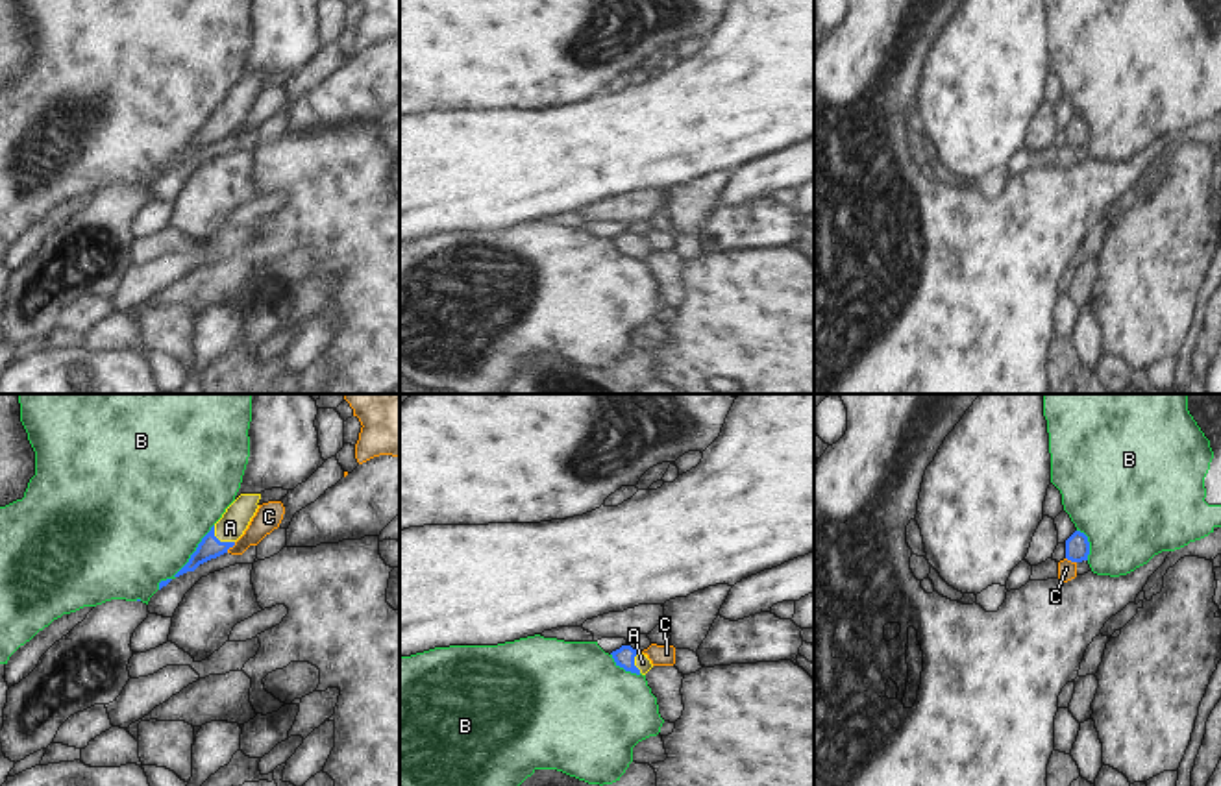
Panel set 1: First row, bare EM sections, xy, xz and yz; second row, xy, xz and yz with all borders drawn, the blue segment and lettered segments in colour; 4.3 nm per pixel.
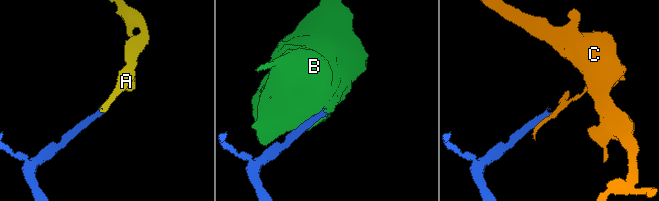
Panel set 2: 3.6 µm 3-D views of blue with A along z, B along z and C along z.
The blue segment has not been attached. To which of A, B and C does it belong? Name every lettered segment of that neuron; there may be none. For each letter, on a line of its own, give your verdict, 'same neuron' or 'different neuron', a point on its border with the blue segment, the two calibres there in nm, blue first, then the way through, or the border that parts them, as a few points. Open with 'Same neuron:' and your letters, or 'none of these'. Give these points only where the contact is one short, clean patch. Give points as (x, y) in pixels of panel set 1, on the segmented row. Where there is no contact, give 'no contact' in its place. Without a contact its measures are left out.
Same neuron: A
A: same neuron; contact xy (219, 540); calibres 100 and 120 nm; way xy (209, 548), (219, 540), (230, 528)
B: different neuron; contact xy (189, 559); calibres 100 and 500 nm
C: different neuron; contact xy (230, 546); calibres 100 and 120 nm; border xy (235, 542), (226, 552)

